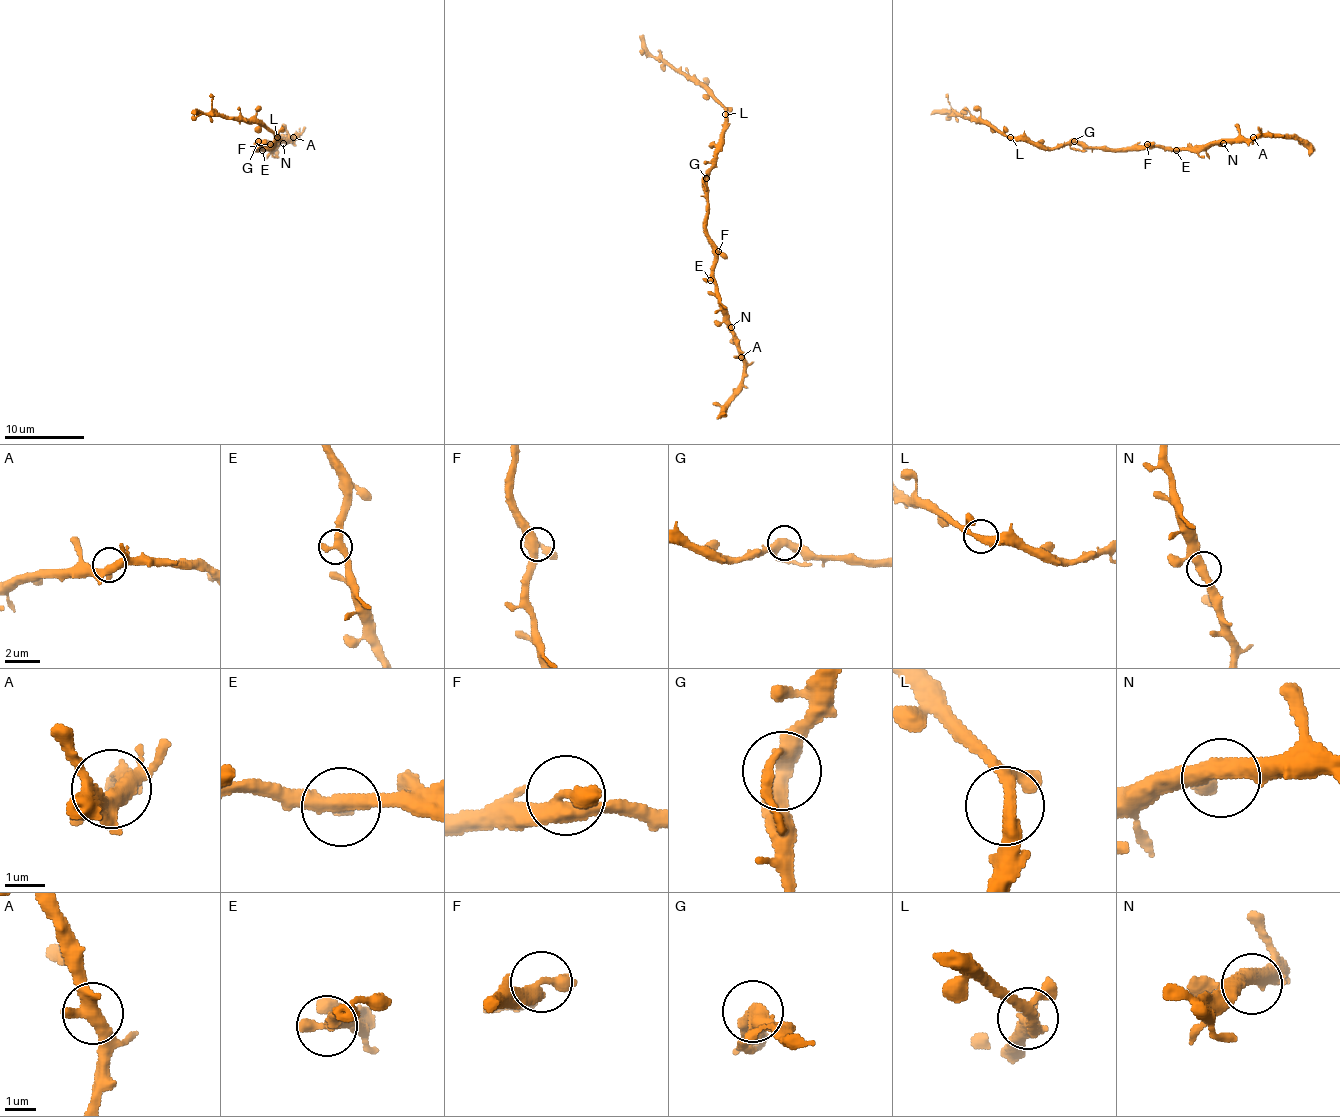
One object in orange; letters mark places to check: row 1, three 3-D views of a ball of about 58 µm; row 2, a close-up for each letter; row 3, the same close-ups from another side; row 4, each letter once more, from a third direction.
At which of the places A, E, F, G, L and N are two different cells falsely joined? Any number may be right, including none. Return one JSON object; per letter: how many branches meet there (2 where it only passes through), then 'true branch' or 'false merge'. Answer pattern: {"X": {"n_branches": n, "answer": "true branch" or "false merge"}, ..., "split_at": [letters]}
{"A": {"n_branches": 3, "answer": "true branch"}, "E": {"n_branches": 2, "answer": "true branch"}, "F": {"n_branches": 3, "answer": "true branch"}, "G": {"n_branches": 3, "answer": "true branch"}, "L": {"n_branches": 3, "answer": "true branch"}, "N": {"n_branches": 3, "answer": "true branch"}, "split_at": []}

